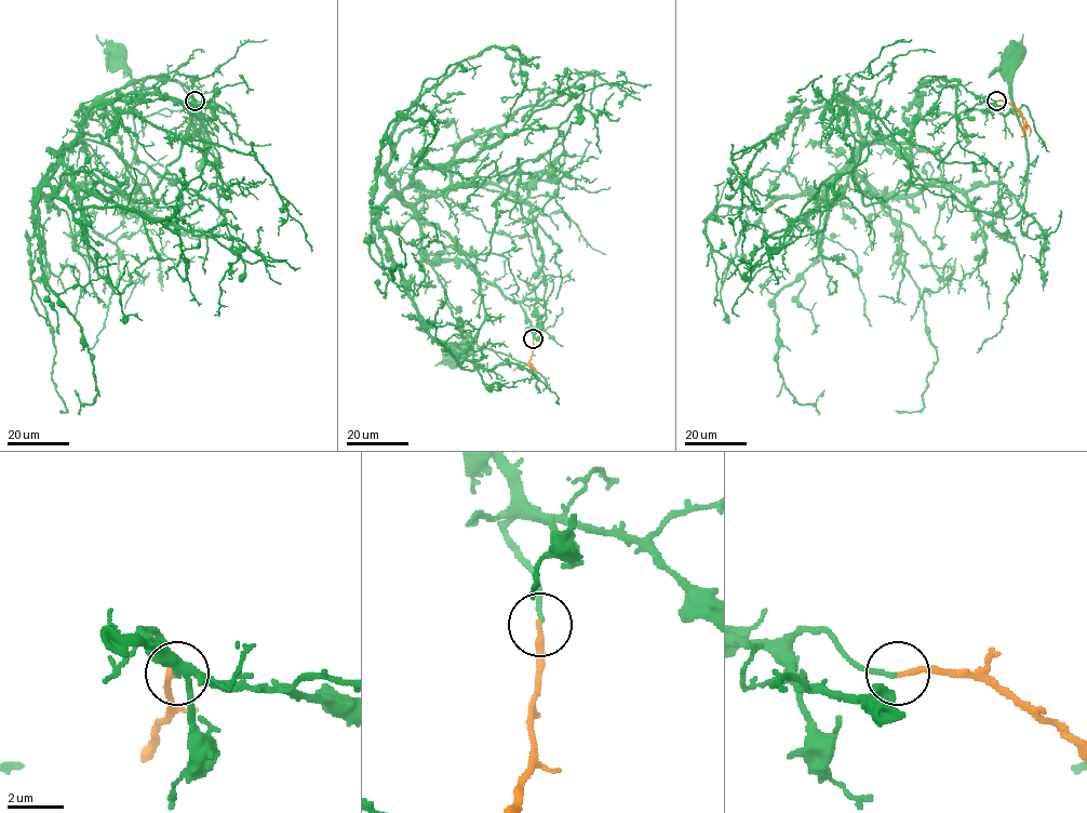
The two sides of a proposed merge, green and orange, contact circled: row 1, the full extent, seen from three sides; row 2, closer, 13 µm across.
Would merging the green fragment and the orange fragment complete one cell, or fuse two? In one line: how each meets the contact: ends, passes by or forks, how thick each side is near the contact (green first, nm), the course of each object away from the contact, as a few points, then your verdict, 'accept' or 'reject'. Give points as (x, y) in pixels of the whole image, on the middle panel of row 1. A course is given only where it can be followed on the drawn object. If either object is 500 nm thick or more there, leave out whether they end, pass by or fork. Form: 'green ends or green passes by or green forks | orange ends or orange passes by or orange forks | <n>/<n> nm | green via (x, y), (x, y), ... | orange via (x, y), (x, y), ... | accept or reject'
green ends | orange ends | 150/220 nm | green via (533, 340), (518, 303), (423, 256), (420, 225), (478, 272), (485, 317), (460, 364), (474, 368), (454, 357) | orange via (533, 340), (532, 369), (529, 364) | reject

